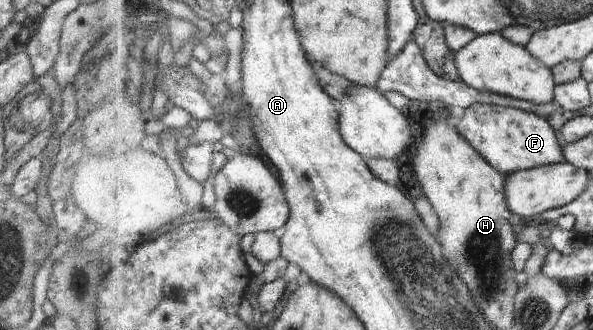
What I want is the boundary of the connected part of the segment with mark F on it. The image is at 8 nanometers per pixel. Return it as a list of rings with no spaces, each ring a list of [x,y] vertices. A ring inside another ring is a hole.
[[[477,103],[465,110],[456,127],[491,166],[507,176],[567,161],[564,146],[559,144],[556,128],[550,119],[523,109]]]

